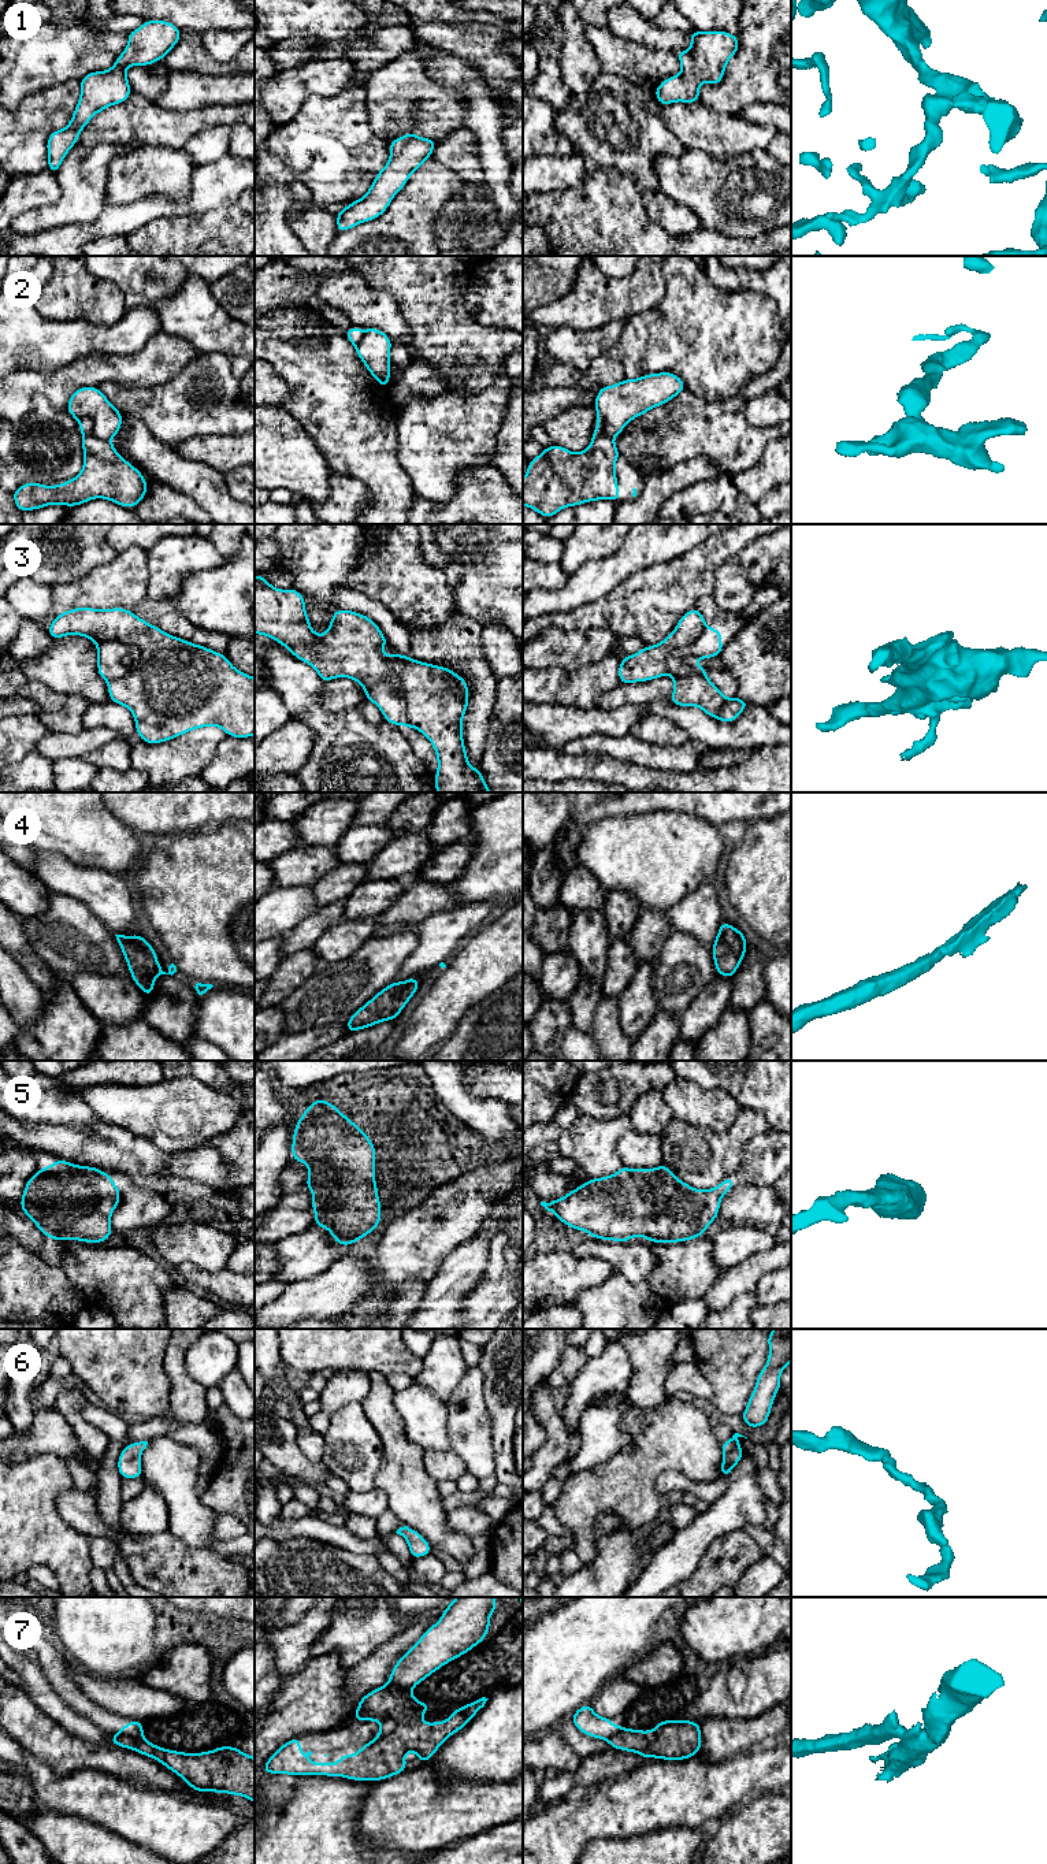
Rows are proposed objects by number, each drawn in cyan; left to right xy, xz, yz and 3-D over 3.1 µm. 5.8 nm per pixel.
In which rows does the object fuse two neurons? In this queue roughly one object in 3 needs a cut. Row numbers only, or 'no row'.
2, 3, 7

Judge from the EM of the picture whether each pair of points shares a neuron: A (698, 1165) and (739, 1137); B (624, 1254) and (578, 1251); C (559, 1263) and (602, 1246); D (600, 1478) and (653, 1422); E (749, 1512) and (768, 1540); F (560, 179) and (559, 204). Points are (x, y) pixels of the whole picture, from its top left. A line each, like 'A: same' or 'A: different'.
A: same
B: same
C: different
D: same
E: different
F: different

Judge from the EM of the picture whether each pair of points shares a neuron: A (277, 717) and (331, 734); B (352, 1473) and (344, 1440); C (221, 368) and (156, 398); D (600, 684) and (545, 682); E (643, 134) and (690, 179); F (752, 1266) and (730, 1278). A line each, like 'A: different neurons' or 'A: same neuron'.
A: different neurons
B: same neuron
C: same neuron
D: same neuron
E: different neurons
F: same neuron

